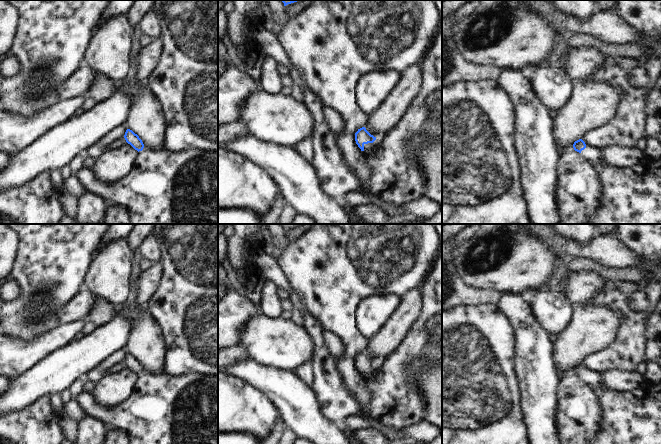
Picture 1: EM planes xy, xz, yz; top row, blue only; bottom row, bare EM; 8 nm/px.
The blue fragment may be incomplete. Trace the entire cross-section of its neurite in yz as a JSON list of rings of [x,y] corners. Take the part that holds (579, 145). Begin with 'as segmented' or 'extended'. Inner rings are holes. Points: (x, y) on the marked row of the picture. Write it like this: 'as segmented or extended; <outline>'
extended; [[[582,139],[575,141],[573,144],[573,148],[575,151],[579,152],[582,157],[587,159],[591,163],[591,165],[597,170],[600,170],[604,166],[608,165],[602,159],[600,150],[598,148],[586,145]]]

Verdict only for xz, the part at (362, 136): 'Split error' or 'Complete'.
Split error.

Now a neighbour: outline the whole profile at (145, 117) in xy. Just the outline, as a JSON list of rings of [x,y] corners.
[[[129,75],[116,89],[129,101],[124,121],[128,129],[139,136],[144,147],[162,149],[165,133],[164,111],[159,98],[147,82]]]

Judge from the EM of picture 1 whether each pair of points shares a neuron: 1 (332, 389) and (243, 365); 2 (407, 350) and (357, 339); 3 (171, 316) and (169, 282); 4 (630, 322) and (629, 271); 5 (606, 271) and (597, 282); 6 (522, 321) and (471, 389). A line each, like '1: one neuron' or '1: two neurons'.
1: two neurons
2: two neurons
3: one neuron
4: two neurons
5: two neurons
6: two neurons

